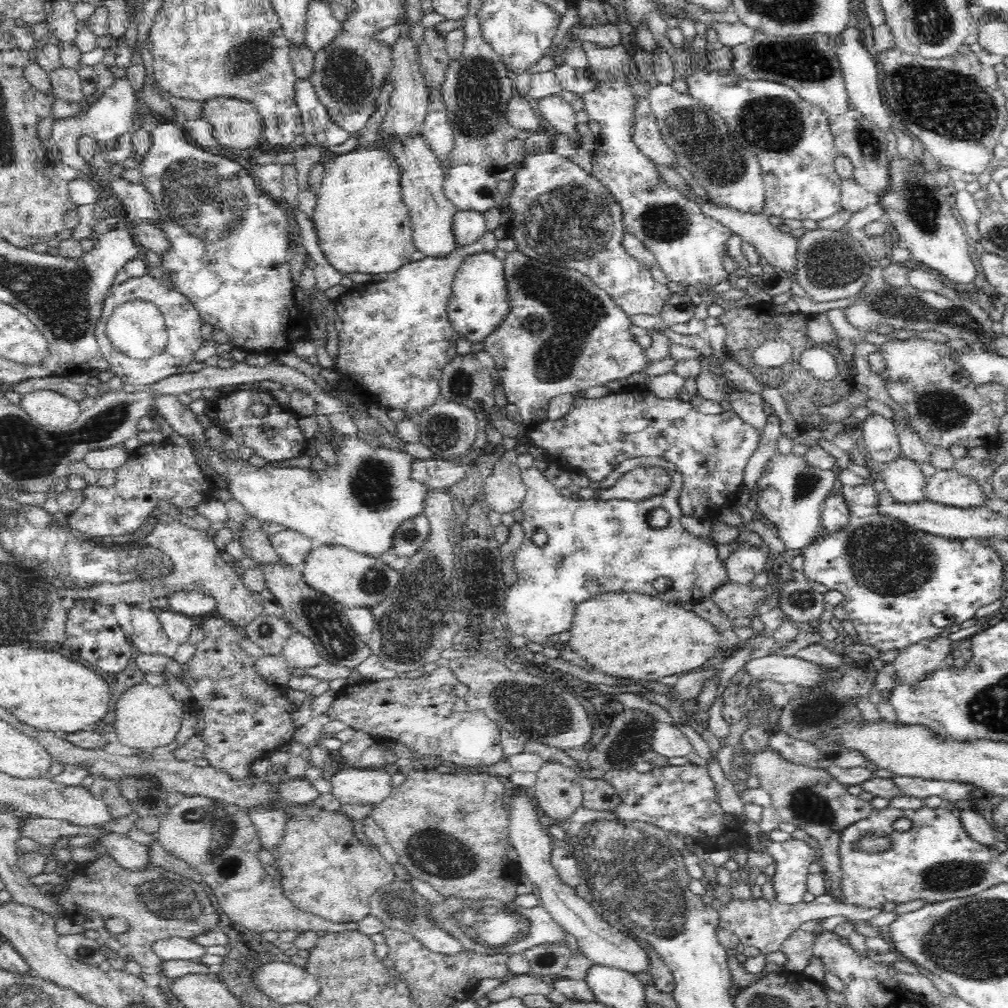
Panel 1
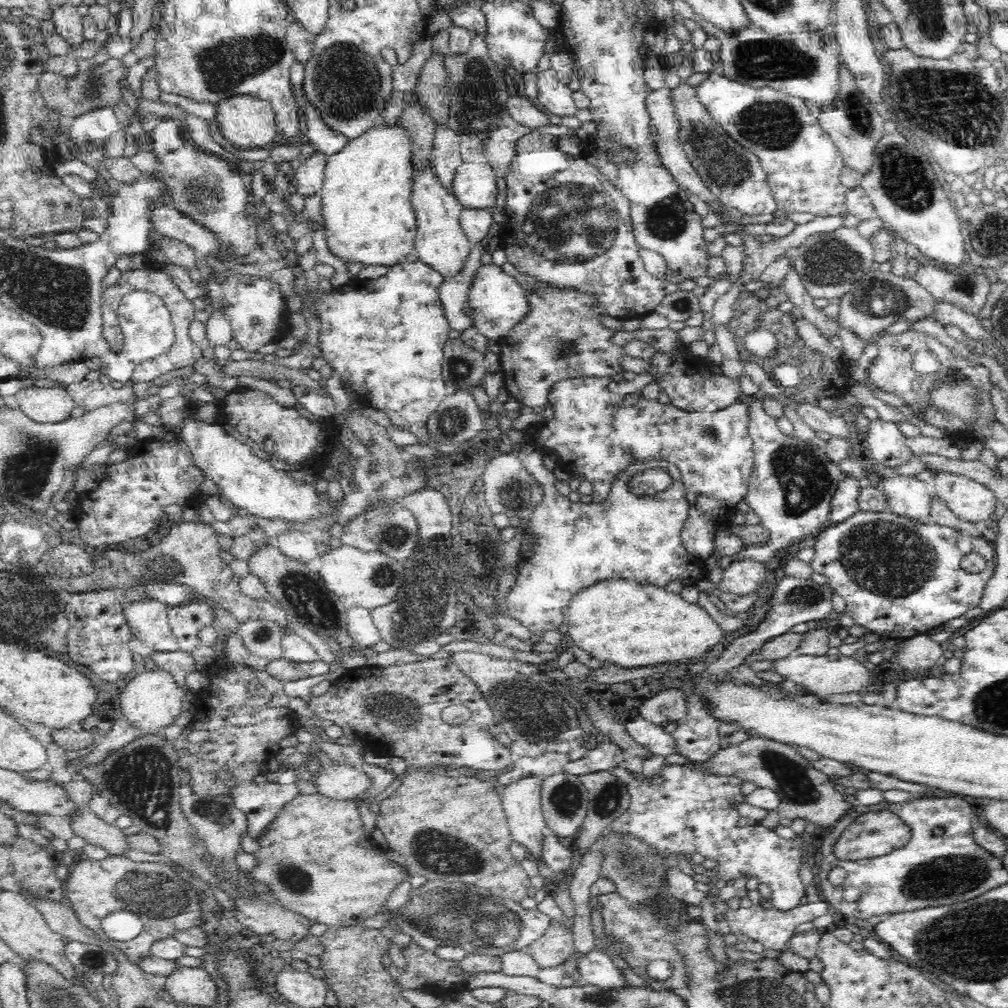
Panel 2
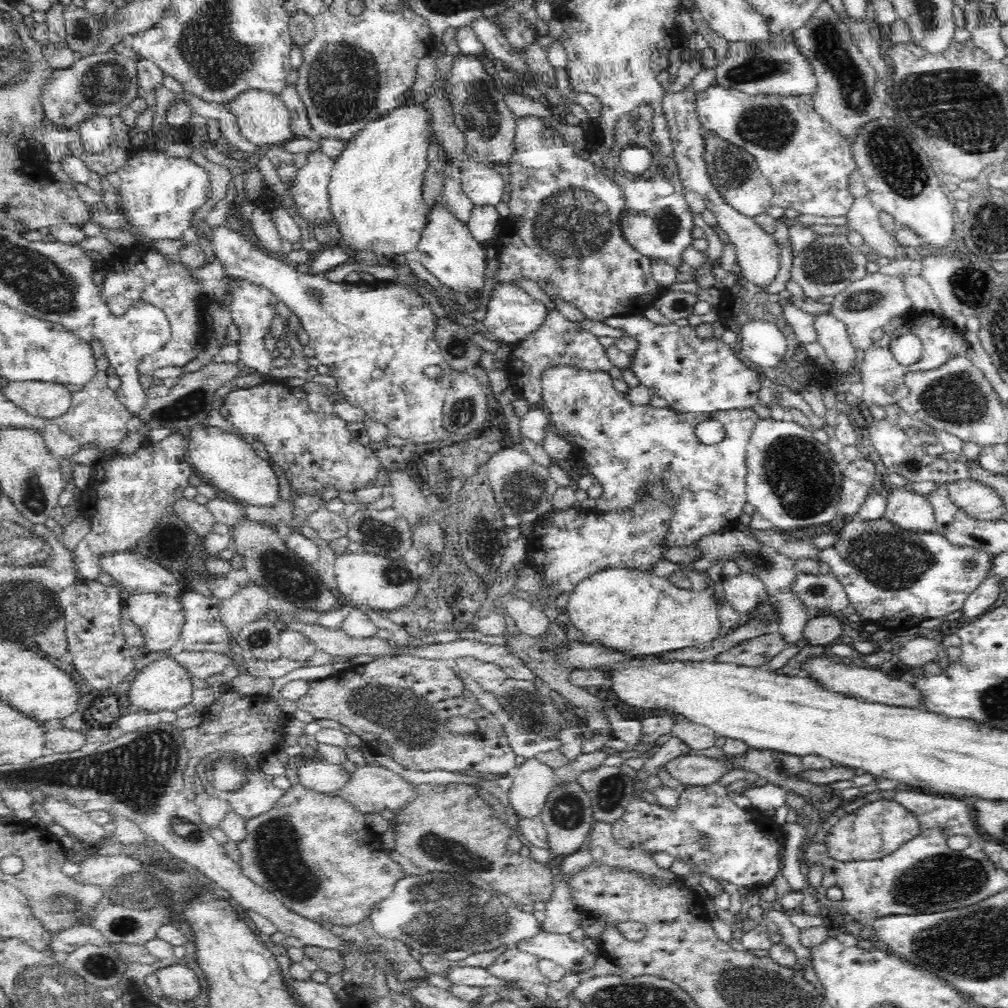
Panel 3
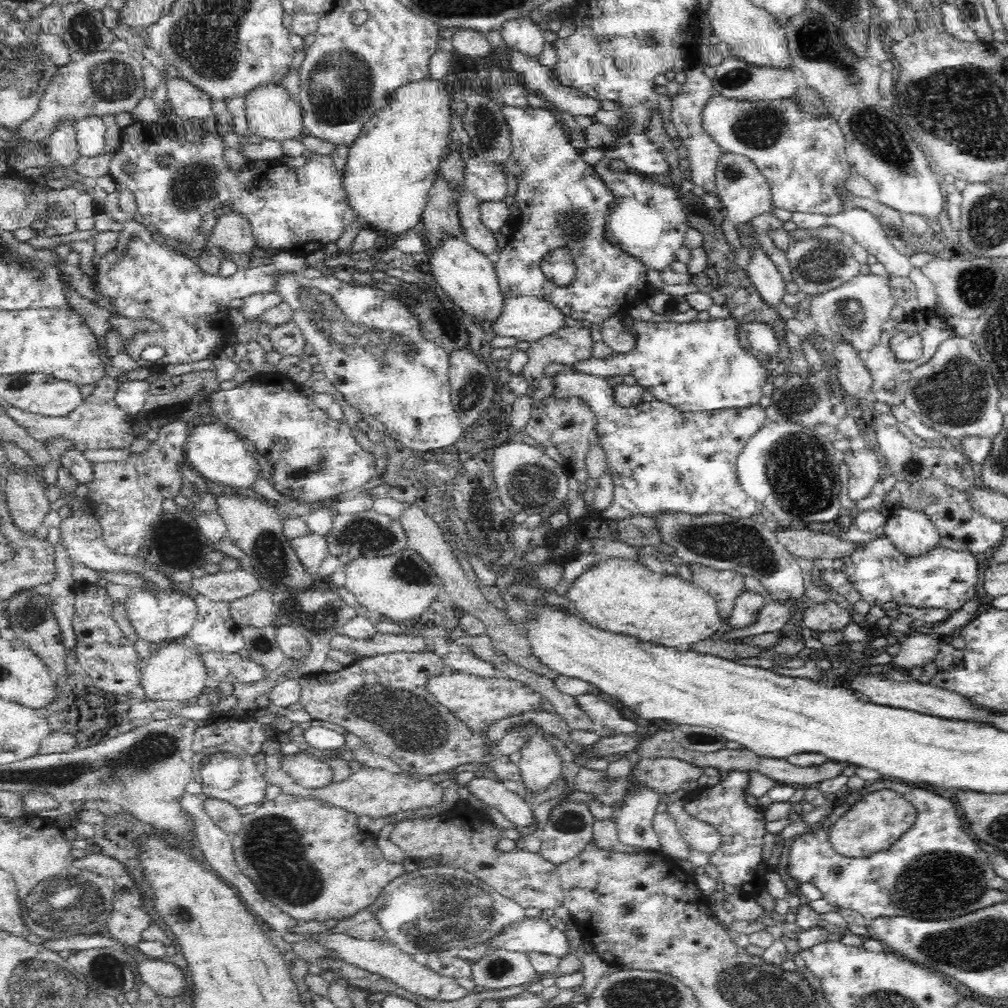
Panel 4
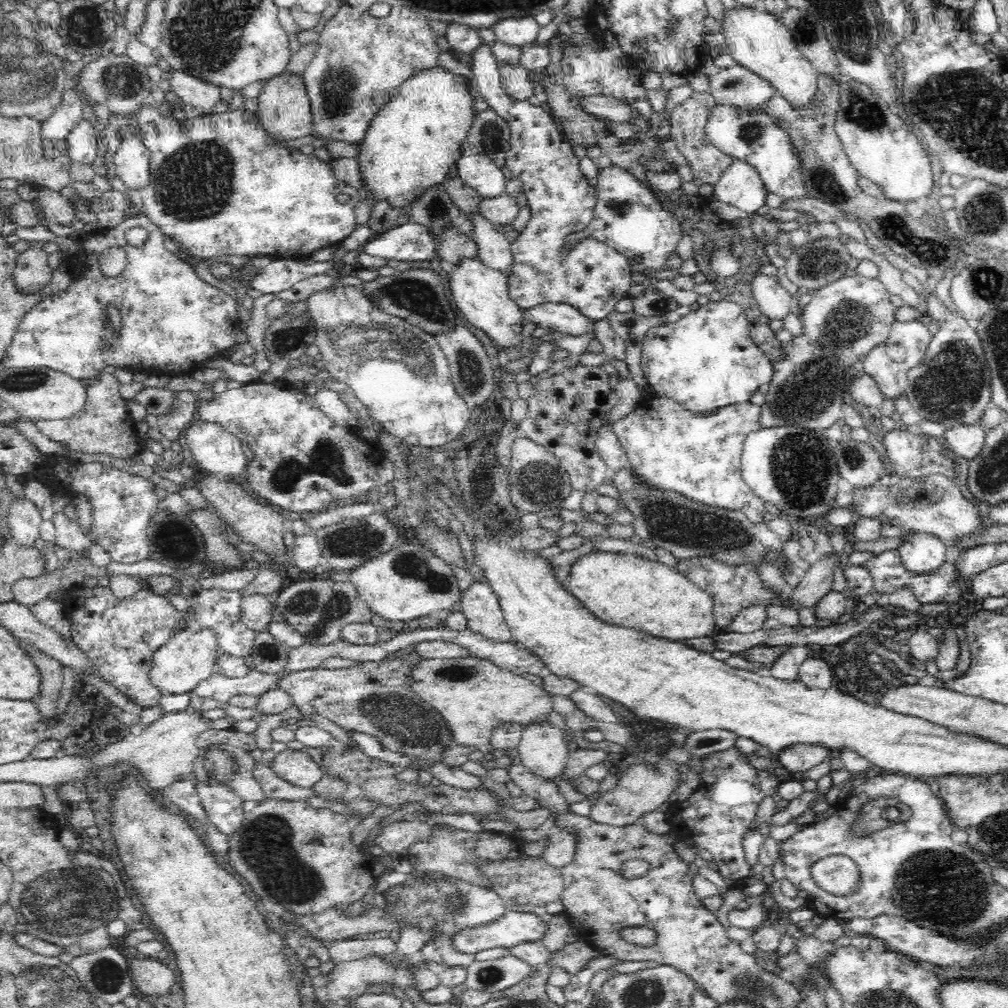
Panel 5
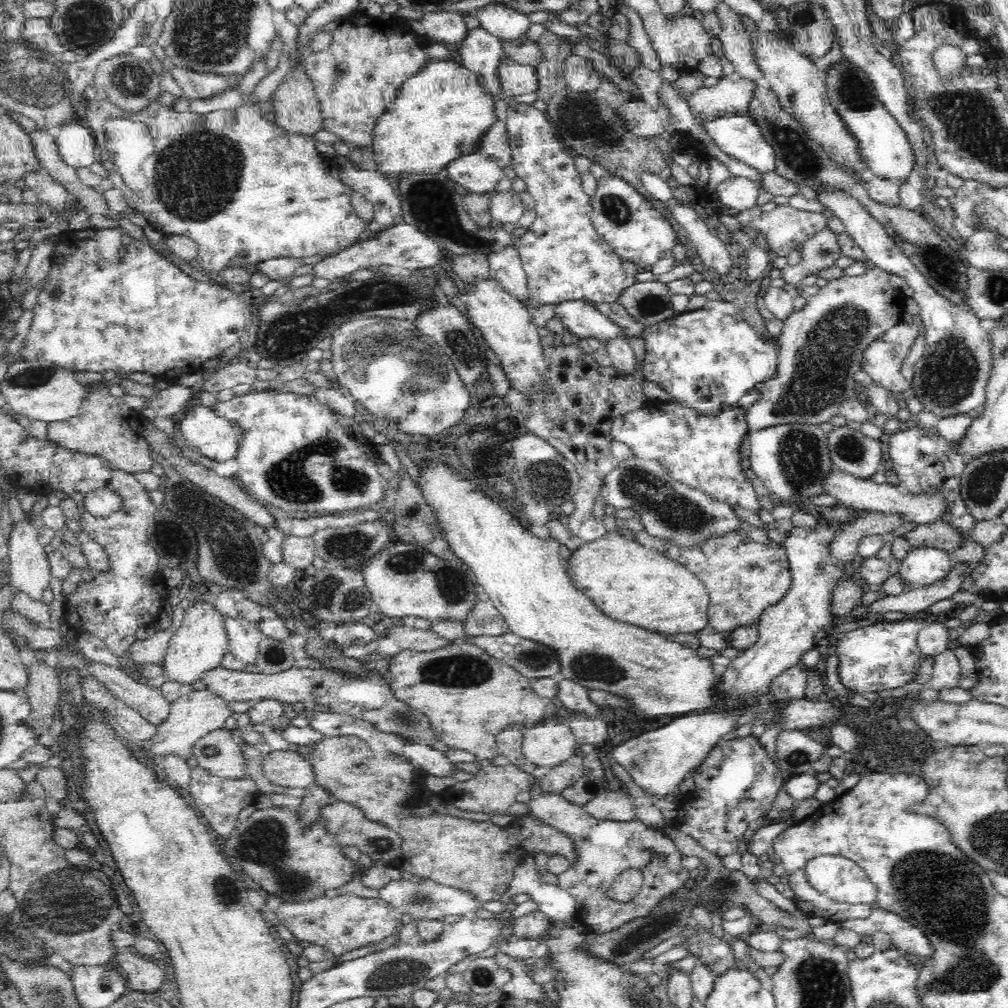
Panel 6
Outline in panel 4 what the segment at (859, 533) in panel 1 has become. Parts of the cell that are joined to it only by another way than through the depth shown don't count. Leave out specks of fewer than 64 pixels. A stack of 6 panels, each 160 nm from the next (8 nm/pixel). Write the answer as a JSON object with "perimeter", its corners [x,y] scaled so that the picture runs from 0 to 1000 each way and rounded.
{"perimeter":[[[878,530],[854,539],[843,552],[837,554],[834,566],[843,576],[844,583],[866,604],[892,600],[946,607],[966,590],[972,577],[972,560],[964,548],[945,546],[935,539],[919,550],[900,552]]]}

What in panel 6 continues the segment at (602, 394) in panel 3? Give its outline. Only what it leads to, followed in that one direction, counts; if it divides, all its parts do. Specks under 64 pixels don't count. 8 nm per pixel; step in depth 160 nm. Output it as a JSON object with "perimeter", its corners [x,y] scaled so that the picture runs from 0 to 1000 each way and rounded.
{"perimeter":[[[645,398],[641,403],[613,413],[607,419],[605,432],[625,444],[628,453],[652,457],[661,470],[675,481],[692,486],[708,496],[721,498],[752,512],[756,508],[754,494],[746,482],[746,472],[736,462],[736,440],[743,431],[741,407],[734,401],[712,408],[710,412],[694,412],[673,398]]]}

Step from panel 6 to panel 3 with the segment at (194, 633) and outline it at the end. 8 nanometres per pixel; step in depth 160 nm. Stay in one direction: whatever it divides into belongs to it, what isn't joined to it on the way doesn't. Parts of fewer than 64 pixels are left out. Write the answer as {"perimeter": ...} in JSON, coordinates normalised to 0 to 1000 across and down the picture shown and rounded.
{"perimeter":[[[167,649],[142,662],[131,679],[127,680],[129,682],[127,688],[129,705],[144,707],[147,710],[158,708],[158,706],[175,707],[181,700],[189,696],[190,687],[193,684],[189,671],[185,669],[185,666],[179,663],[179,660],[171,655]]]}

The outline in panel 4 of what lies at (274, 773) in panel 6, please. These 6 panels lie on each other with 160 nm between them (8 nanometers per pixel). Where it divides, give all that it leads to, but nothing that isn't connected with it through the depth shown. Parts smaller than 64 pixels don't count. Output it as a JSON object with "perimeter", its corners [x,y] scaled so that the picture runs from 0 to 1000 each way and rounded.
{"perimeter":[[[303,745],[278,751],[280,764],[301,782],[315,784],[329,777],[329,761],[321,756],[319,749]]]}

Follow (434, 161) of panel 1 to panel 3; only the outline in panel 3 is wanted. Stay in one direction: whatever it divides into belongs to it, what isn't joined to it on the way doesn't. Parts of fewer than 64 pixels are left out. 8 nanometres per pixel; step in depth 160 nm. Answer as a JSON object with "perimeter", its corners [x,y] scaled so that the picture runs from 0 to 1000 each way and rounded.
{"perimeter":[[[433,199],[424,210],[424,222],[418,230],[414,248],[416,260],[425,267],[439,283],[465,294],[478,290],[481,283],[482,251],[481,245],[468,233],[462,222],[442,205],[439,199]]]}

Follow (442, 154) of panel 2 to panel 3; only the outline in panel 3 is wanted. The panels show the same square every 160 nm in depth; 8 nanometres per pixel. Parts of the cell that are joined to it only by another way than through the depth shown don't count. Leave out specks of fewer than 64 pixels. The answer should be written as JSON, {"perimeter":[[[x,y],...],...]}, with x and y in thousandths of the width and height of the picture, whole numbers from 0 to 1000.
{"perimeter":[[[454,161],[446,162],[439,167],[439,194],[438,199],[462,224],[468,212],[467,198],[459,191],[457,186],[457,167]]]}

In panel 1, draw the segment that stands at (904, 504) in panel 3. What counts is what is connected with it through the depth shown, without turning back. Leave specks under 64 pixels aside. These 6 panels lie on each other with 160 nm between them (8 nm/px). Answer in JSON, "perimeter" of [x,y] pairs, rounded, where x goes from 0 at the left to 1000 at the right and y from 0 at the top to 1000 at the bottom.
{"perimeter":[[[893,449],[891,454],[869,463],[868,466],[887,497],[917,497],[920,474],[907,456]]]}

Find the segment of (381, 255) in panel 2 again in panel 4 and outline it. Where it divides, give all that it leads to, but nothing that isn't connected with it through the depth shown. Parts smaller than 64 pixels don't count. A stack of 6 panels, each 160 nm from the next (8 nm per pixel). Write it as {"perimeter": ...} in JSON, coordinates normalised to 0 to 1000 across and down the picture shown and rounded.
{"perimeter":[[[425,77],[409,81],[391,90],[387,103],[375,109],[347,143],[344,160],[338,171],[342,198],[351,211],[351,218],[357,228],[364,226],[374,232],[376,245],[388,245],[389,241],[407,230],[419,218],[426,197],[424,190],[428,181],[436,174],[436,163],[445,142],[447,103],[441,81],[427,80]]]}

